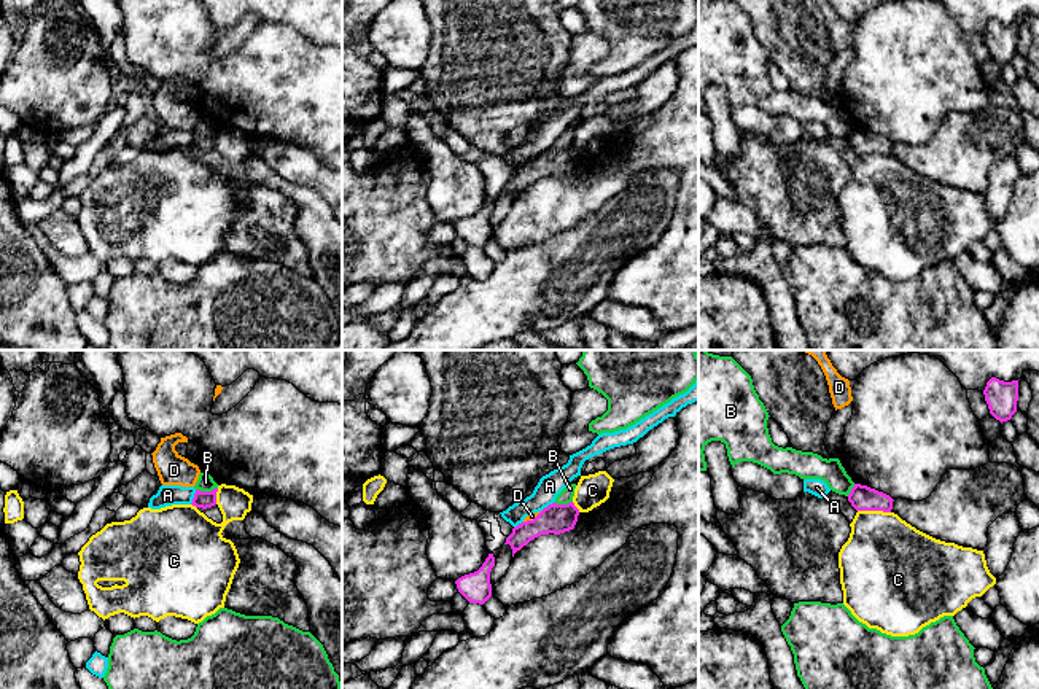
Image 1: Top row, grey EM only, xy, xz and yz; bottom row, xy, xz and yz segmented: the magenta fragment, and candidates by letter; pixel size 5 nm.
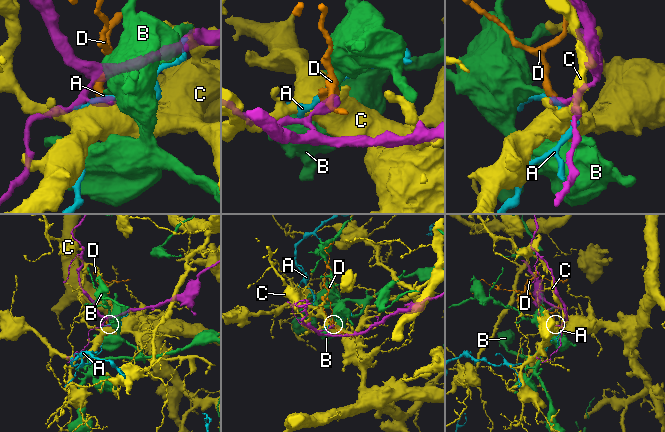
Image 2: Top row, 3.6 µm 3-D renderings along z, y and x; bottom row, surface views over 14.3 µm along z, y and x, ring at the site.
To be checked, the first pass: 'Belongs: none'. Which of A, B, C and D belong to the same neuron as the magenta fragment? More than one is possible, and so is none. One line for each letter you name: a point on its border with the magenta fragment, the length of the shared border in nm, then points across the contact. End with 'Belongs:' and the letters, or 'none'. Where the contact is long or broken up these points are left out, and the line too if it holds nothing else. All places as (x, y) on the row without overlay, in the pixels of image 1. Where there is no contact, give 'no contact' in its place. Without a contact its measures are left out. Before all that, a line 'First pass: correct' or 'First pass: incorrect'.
First pass: correct
Belongs: none

